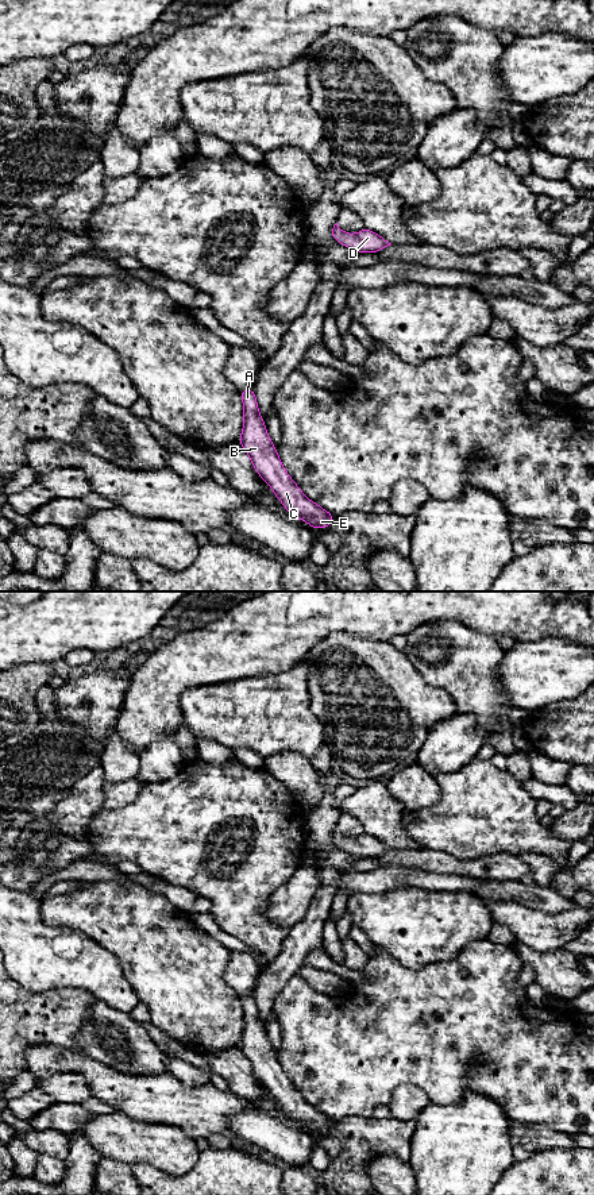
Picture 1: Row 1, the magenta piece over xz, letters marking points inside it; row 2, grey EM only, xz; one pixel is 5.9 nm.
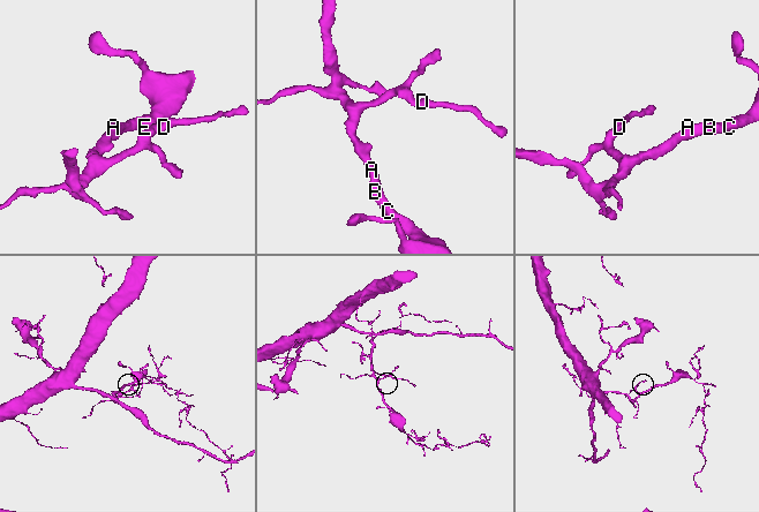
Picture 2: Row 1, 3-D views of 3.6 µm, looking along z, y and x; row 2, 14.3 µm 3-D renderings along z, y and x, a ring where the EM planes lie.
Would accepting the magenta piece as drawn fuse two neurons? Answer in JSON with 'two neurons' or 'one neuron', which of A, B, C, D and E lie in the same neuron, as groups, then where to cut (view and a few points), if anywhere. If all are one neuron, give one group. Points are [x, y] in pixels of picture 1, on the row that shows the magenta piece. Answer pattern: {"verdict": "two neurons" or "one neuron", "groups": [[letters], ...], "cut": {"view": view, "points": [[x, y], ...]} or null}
{"verdict": "one neuron", "groups": [["A", "B", "C", "D", "E"]], "cut": null}

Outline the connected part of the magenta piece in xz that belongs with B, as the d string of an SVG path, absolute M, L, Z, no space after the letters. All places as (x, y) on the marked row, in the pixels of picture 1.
M254 389L239 392L244 417L239 443L250 456L254 470L271 487L288 513L301 519L312 528L325 529L332 523L333 514L306 498L285 470L277 448L267 435Z

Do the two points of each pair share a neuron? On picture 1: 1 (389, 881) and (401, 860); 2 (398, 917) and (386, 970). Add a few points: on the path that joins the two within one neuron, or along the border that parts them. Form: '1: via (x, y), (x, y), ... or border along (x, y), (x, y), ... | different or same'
1: border along (381, 866), (411, 866), (429, 872) | different
2: border along (375, 945), (380, 945), (404, 966), (417, 970) | different

